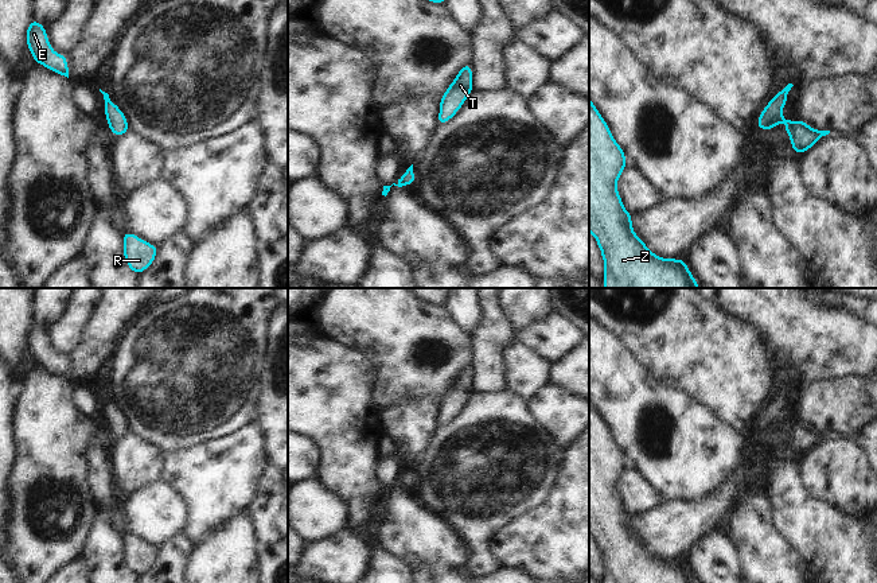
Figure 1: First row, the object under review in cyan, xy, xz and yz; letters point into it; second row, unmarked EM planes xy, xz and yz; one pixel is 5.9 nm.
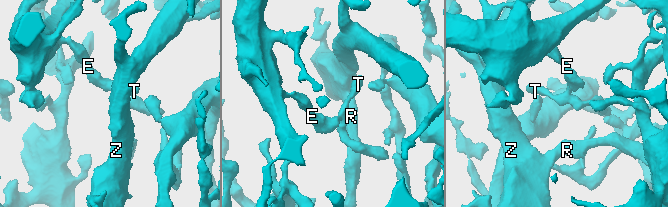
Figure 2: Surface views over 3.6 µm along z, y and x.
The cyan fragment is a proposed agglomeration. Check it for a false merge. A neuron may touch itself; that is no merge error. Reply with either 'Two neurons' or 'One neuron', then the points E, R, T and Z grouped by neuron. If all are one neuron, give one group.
One neuron. Groups: E R T Z

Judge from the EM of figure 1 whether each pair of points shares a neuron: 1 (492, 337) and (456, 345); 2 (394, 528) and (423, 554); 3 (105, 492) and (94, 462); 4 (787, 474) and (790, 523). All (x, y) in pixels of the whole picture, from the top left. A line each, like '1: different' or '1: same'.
1: different
2: same
3: same
4: same

